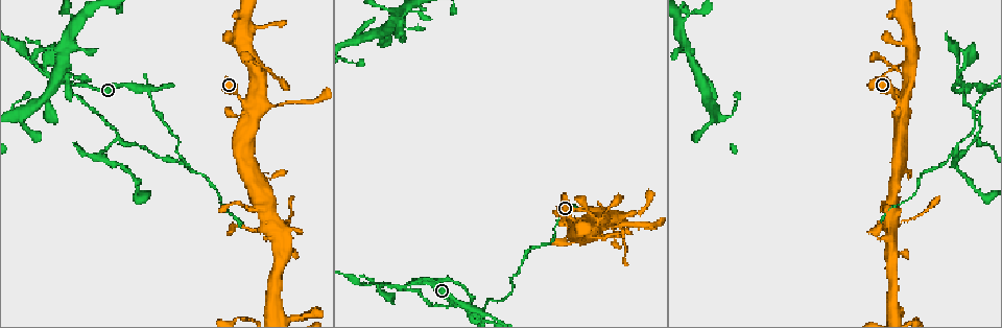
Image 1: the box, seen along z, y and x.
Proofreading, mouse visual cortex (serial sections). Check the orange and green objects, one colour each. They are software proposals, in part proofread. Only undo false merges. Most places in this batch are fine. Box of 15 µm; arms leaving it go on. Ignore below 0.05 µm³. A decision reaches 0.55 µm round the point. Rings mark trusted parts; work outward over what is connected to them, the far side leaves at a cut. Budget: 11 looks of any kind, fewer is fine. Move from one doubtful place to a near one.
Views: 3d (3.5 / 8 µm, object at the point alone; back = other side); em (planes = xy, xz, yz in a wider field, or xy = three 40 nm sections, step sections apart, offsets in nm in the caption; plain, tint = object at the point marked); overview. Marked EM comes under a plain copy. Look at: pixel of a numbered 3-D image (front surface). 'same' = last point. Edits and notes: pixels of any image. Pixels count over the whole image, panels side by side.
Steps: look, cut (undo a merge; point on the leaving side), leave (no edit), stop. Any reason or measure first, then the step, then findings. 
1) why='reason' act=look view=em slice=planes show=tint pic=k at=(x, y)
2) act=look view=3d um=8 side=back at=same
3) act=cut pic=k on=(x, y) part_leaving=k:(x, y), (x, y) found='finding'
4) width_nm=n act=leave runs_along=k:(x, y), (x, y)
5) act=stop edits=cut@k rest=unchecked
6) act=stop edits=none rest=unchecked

why='four arms meet' act=look view=3d um=3.5 pic=1 at=(479, 310)

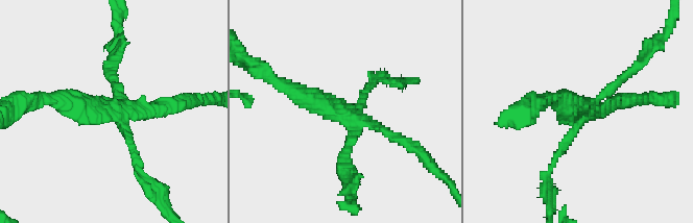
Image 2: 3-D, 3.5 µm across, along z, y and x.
arms=4 arm_widths_nm=100,150,150,300 why='shape alone is not enough' act=look view=em slice=xy step=1 show=tint pic=2 at=(345, 113)

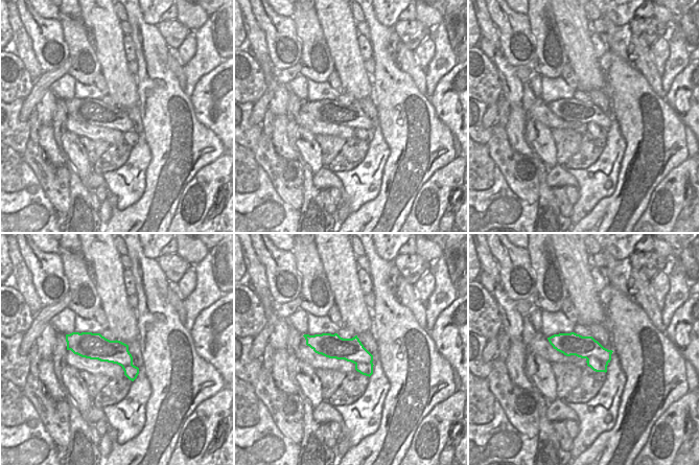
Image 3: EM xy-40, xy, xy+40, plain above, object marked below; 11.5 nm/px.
width_nm=280 act=cut pic=2 on=(108, 72) part_leaving=2:(122, 122), (135, 170), (160, 202) found='a second cell is stuck on'

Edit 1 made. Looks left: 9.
why='narrows sharply' act=look view=em slice=planes show=tint pic=1 at=(964, 83)

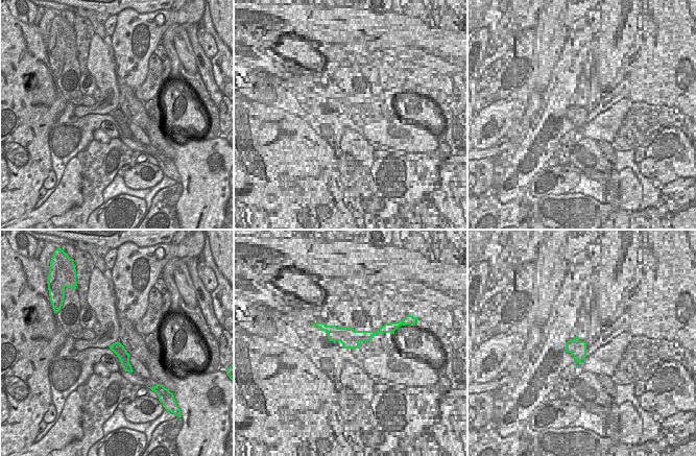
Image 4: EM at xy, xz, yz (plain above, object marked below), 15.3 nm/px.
why='see where the arms go' act=look view=3d um=3.5 at=same

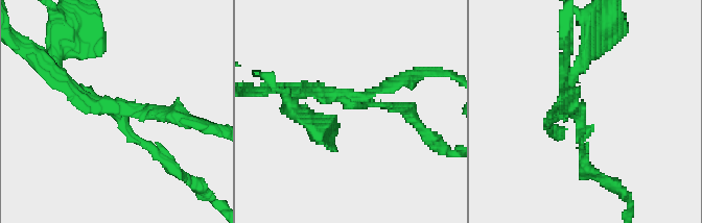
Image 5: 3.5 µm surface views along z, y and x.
arms=3 act=cut pic=5 on=(391, 107) part_leaving=5:(364, 103), (402, 108), (431, 138) found='two cells meet here'

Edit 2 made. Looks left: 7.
why='branch point' act=look view=3d um=3.5 side=back pic=1 at=(248, 104)

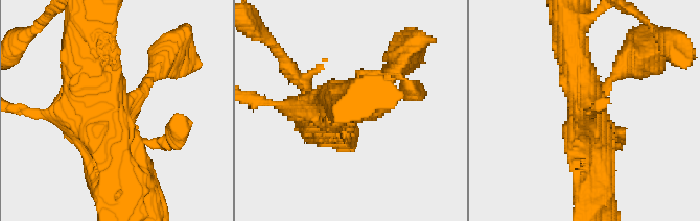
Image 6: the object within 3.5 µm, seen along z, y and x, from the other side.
why='need the tissue' act=look view=em slice=xy step=5 show=tint pic=6 at=(117, 114)

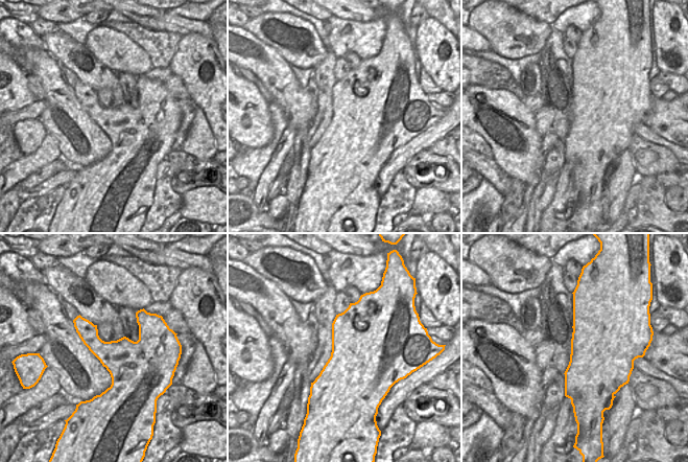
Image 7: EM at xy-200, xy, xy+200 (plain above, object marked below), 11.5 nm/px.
act=leave runs_along=6:(149, 79), (101, 127), (127, 192) found='all the same cell'

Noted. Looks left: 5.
why='branch point' act=look view=3d um=3.5 pic=1 at=(247, 12)

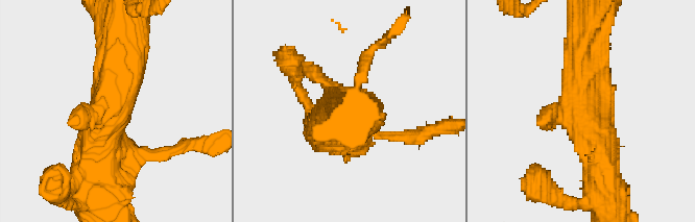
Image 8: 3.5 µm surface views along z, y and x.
act=look view=em slice=xy step=2 show=tint pic=8 at=(585, 113)

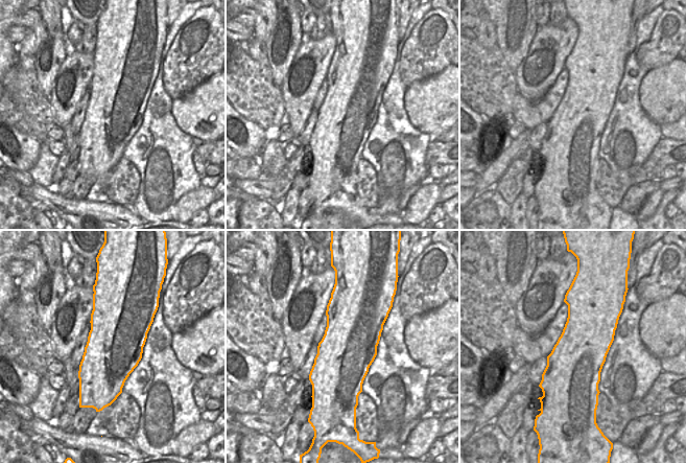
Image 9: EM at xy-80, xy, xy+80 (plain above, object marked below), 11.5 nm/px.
act=leave found='one cell here'

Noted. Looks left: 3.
act=stop edits=cut@2,cut@5 rest=unchecked

